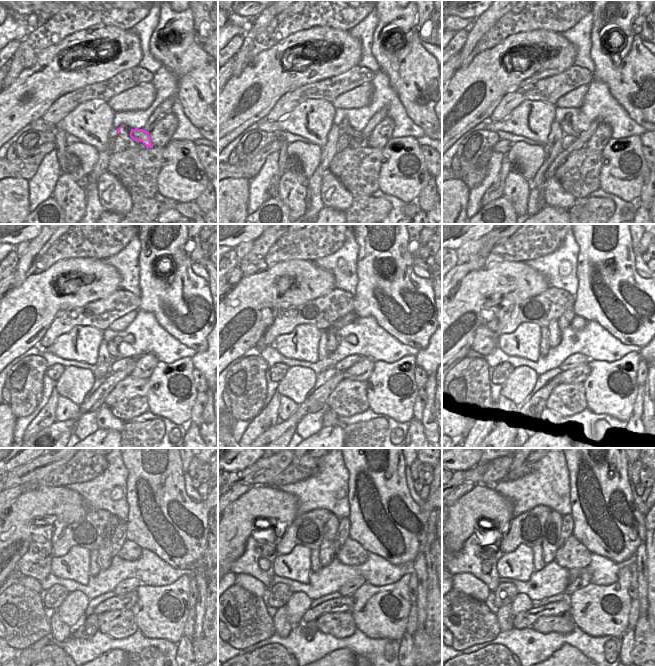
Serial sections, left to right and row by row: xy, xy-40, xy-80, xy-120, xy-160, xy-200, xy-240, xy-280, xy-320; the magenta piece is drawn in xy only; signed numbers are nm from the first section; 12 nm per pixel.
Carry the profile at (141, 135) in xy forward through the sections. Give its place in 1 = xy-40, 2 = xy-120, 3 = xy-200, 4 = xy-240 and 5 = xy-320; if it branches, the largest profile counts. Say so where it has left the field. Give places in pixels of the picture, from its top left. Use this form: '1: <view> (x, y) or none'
1: xy-40 (344, 127)
2: xy-120 (112, 345)
3: xy-200 (554, 333)
4: xy-240 (104, 557)
5: xy-320 (552, 527)

